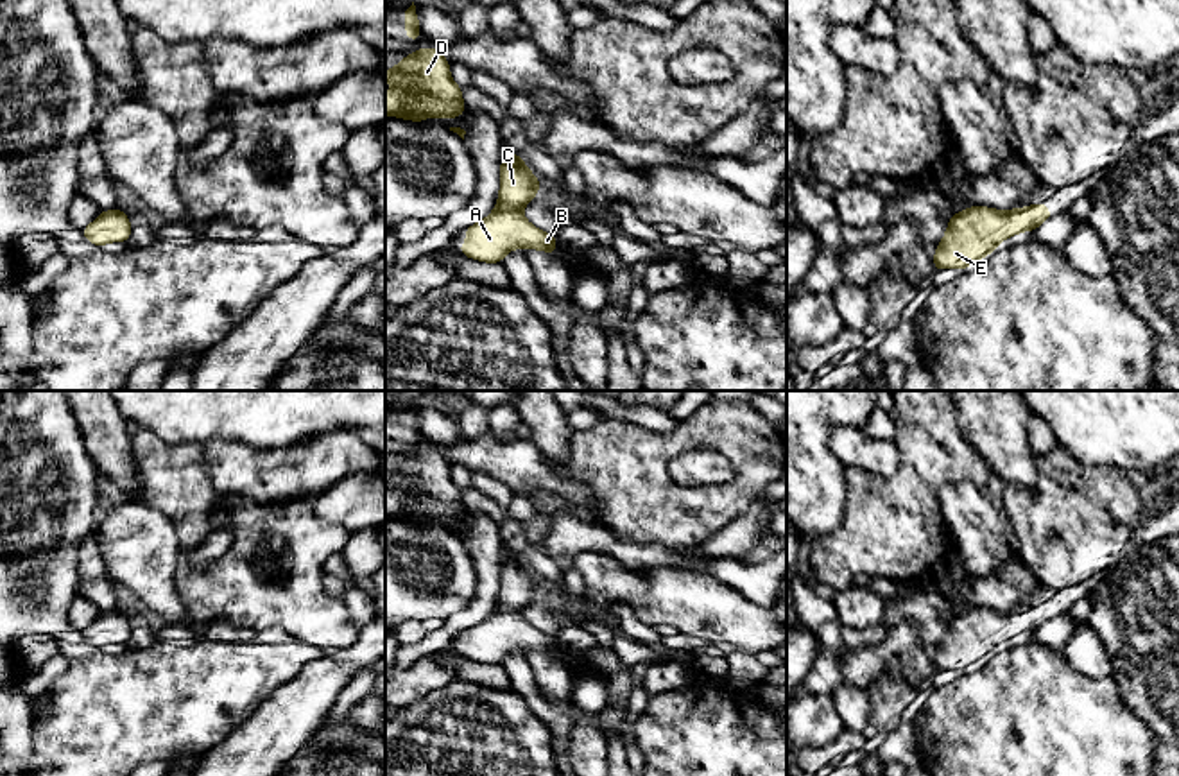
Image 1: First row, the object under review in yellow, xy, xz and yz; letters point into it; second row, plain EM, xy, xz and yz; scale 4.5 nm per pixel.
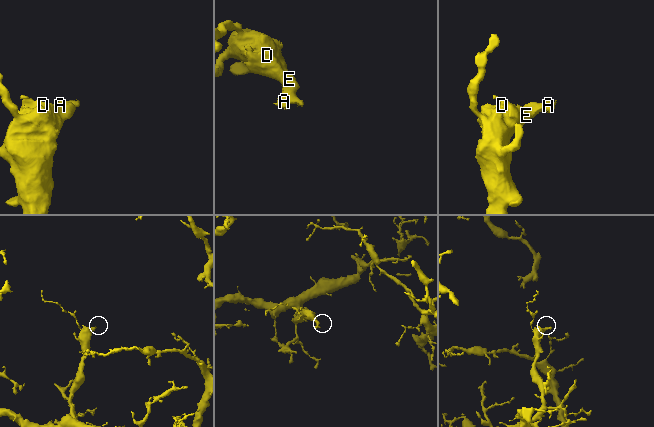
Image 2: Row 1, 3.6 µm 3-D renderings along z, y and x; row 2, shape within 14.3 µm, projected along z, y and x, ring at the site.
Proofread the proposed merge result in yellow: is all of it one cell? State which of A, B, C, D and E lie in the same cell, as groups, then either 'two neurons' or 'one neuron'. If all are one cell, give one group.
A B C D E; one neuron

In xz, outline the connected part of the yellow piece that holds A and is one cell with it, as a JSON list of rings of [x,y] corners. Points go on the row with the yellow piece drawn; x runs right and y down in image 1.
[[[503,154],[498,203],[486,219],[466,228],[466,244],[457,246],[457,251],[484,263],[502,263],[511,249],[532,247],[555,254],[555,235],[541,231],[521,215],[541,186],[520,154]]]

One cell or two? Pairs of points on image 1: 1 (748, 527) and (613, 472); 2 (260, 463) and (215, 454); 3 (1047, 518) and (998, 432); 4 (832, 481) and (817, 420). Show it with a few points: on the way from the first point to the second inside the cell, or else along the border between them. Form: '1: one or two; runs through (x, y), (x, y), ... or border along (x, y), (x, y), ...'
1: two; border along (760, 495), (746, 511), (699, 545)
2: one; runs through (249, 463), (230, 463), (226, 459)
3: two; border along (1038, 457), (1038, 482), (1032, 490), (1006, 486)
4: one; runs through (817, 466), (817, 434)

